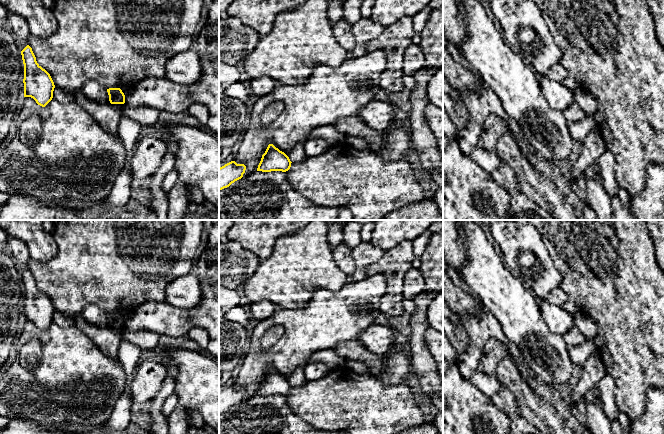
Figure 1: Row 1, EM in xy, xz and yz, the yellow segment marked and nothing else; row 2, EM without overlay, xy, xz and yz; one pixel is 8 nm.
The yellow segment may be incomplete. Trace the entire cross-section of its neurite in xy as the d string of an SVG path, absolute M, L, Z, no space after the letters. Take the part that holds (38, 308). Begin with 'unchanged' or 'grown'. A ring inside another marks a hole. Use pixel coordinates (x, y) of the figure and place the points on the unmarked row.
unchanged; M29 269L21 275L21 279L24 288L24 321L31 321L38 329L45 331L53 322L54 306L50 298L37 287Z

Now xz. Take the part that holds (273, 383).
unchanged; M269 368L265 377L262 379L257 395L271 396L282 395L286 396L291 391L289 381L273 368Z

